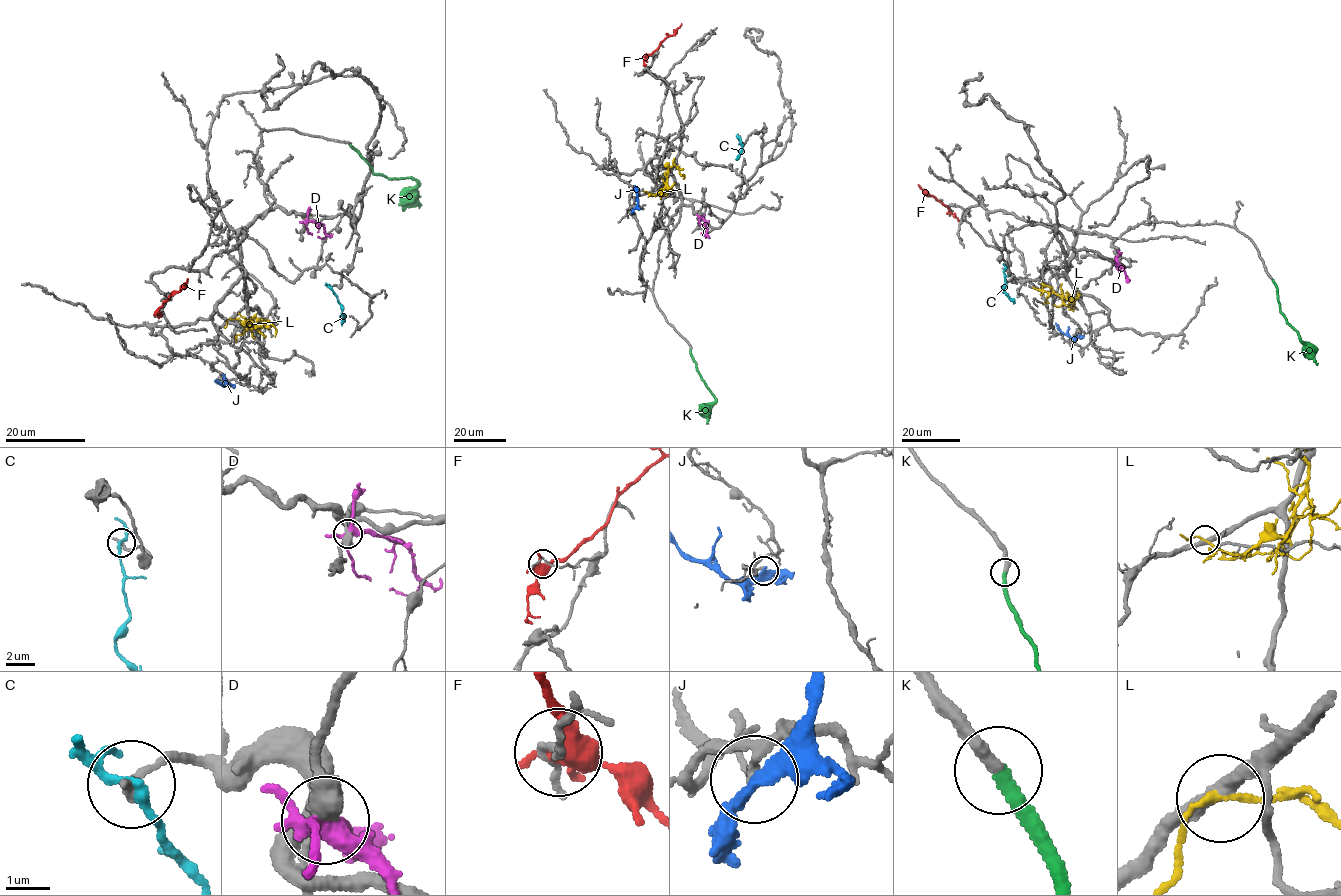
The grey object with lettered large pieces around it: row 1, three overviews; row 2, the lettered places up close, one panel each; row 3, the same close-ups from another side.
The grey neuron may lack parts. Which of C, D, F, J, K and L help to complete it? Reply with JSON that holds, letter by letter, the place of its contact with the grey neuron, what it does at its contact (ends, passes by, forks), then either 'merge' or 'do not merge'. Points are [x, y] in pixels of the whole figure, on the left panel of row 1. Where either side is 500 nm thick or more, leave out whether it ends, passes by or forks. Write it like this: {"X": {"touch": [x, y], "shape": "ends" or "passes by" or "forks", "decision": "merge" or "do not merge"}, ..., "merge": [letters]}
{"C": {"touch": [331, 288], "shape": "forks", "decision": "do not merge"}, "D": {"touch": [306, 221], "shape": "forks", "decision": "do not merge"}, "F": {"touch": [157, 312], "shape": "forks", "decision": "do not merge"}, "J": {"touch": [226, 380], "shape": "passes by", "decision": "do not merge"}, "K": {"touch": [350, 145], "shape": "ends", "decision": "merge"}, "L": {"touch": [230, 319], "shape": "passes by", "decision": "do not merge"}, "merge": ["K"]}

